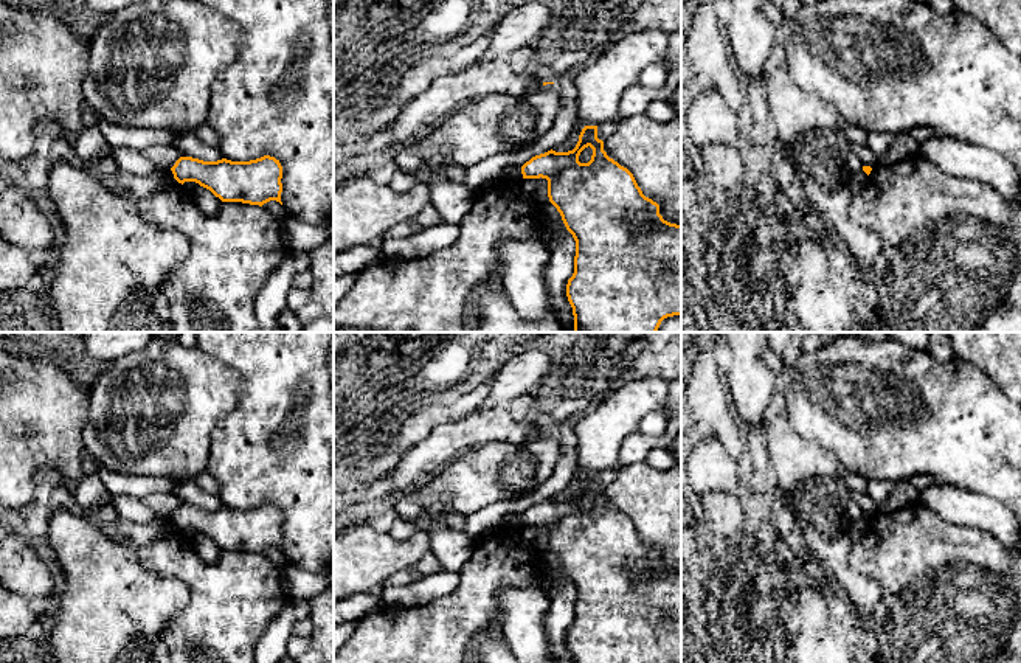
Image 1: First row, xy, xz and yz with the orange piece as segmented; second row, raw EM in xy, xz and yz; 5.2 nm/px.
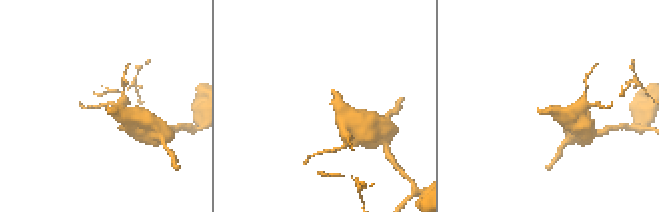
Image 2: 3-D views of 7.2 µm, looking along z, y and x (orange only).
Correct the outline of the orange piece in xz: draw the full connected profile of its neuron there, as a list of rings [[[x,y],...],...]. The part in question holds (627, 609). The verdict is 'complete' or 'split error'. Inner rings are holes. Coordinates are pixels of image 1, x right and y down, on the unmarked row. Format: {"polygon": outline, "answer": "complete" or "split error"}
{"polygon": [[[585,474],[573,498],[532,505],[521,514],[523,526],[546,526],[549,550],[557,556],[566,578],[576,588],[574,621],[566,632],[573,663],[681,663],[681,573],[659,562],[659,553],[645,545],[633,522],[610,506],[597,474]],[[585,495],[593,497],[591,508],[580,511]]], "answer": "complete"}

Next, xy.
{"polygon": [[[264,503],[250,509],[203,509],[180,505],[171,515],[178,531],[196,529],[209,537],[222,550],[259,553],[270,548],[281,550],[282,514],[279,508]]], "answer": "complete"}

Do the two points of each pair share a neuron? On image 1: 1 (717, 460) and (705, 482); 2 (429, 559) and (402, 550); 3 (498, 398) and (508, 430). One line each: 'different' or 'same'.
1: same
2: different
3: different

